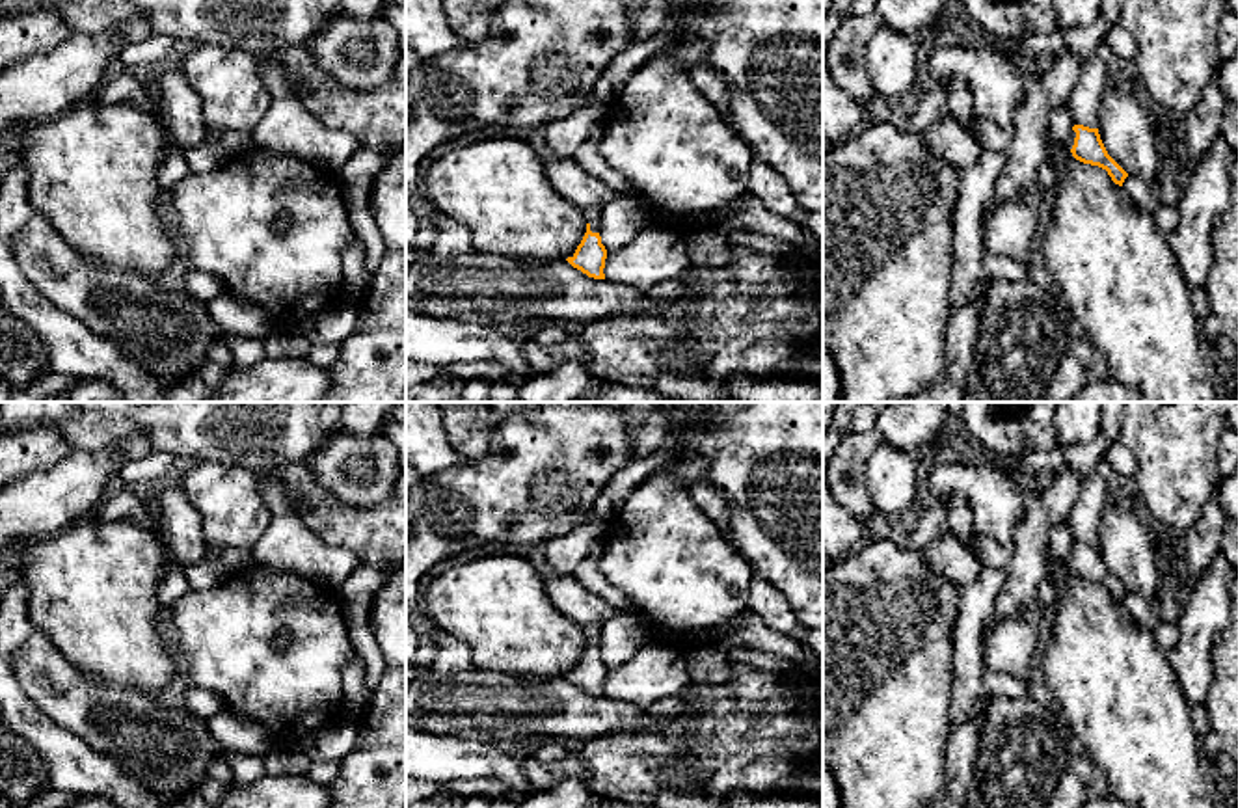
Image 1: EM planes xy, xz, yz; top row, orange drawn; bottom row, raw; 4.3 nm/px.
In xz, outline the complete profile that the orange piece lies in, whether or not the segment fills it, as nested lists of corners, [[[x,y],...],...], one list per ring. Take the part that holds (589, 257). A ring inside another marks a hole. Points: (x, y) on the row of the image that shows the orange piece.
[[[601,207],[583,209],[588,220],[586,233],[575,253],[566,259],[573,268],[594,279],[605,279],[603,268],[607,259],[607,249],[599,236],[599,210]]]

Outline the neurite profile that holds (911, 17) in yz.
[[[877,0],[881,24],[910,37],[923,37],[936,20],[944,0]]]

